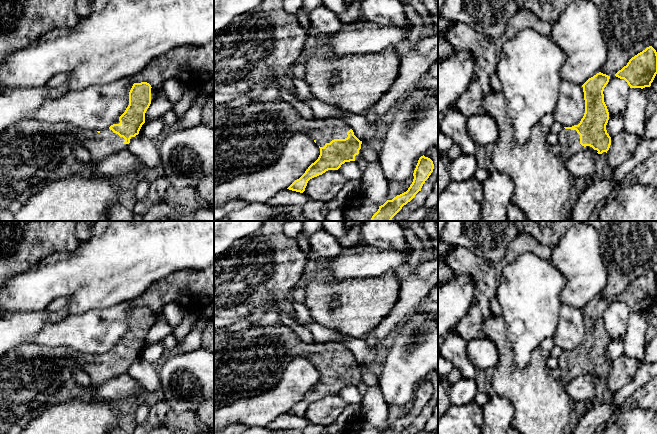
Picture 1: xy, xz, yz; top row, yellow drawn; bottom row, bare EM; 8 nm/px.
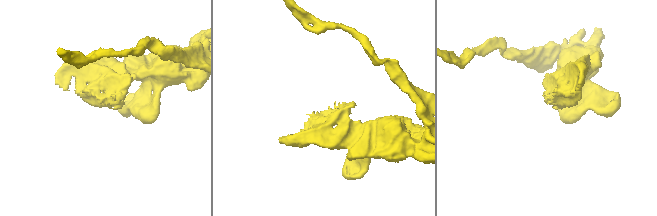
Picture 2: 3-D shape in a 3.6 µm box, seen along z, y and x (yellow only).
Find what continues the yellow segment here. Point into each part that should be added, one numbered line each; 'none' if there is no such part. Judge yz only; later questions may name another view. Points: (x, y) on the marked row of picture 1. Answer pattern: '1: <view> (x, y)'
1: yz (569, 140)

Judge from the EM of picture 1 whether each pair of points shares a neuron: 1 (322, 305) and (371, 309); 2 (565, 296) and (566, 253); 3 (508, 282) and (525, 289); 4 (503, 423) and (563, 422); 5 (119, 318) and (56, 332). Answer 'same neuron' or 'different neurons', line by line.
1: same neuron
2: same neuron
3: same neuron
4: different neurons
5: same neuron

